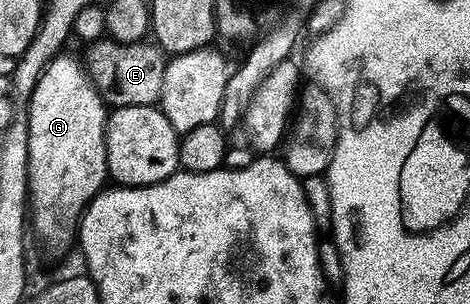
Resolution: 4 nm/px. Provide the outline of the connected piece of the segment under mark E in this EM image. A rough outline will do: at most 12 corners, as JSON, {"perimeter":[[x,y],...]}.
{"perimeter":[[147,40],[92,43],[108,107],[158,107],[169,58]]}

